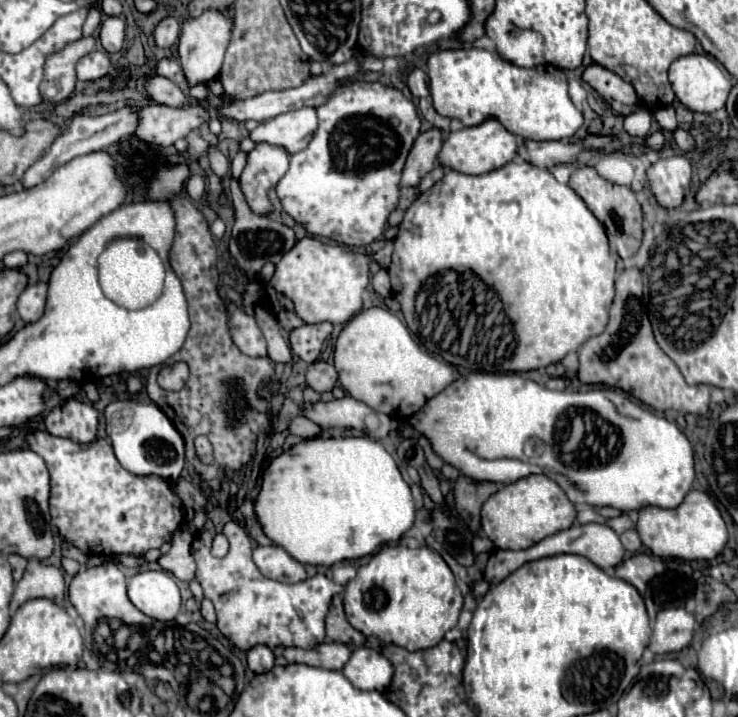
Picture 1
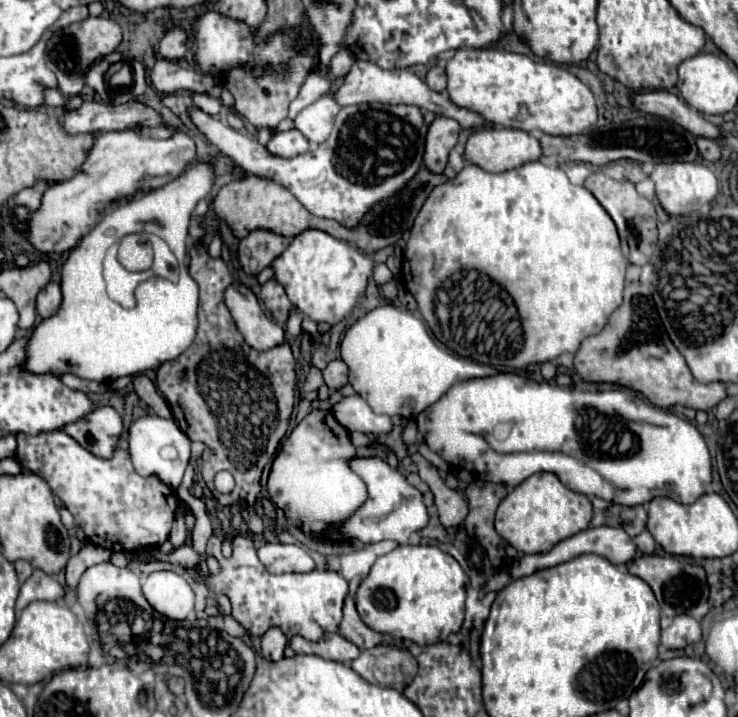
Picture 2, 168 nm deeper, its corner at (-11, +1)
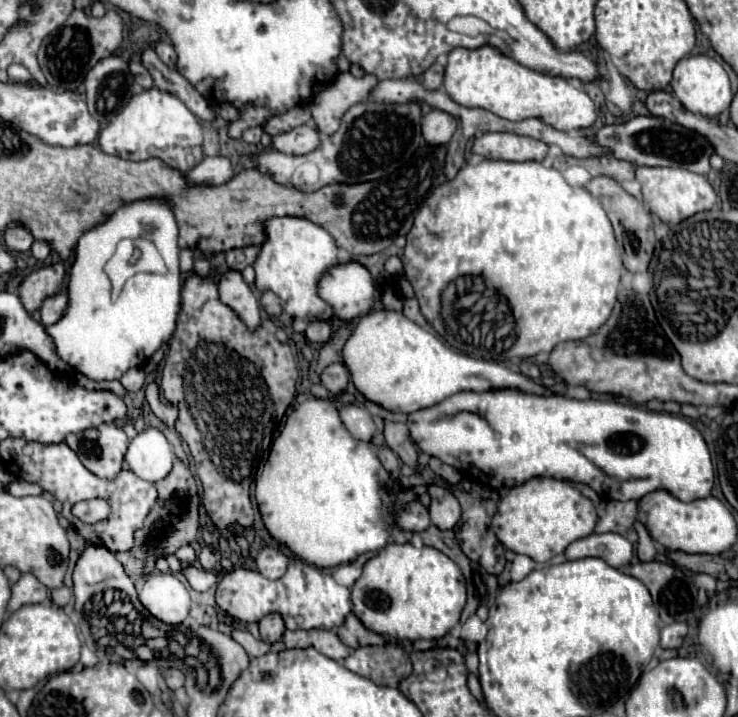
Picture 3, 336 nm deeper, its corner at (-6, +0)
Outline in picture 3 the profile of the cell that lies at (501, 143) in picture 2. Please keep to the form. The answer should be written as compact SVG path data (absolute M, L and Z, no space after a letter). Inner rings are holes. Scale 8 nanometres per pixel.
M483 133L475 137L473 153L503 161L543 161L547 145L543 141L515 133Z

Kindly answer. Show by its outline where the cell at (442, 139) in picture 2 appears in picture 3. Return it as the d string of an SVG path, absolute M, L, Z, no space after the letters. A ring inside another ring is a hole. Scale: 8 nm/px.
M431 109L423 117L423 137L425 137L425 141L429 145L445 145L445 143L449 143L455 129L457 129L457 121L449 113Z

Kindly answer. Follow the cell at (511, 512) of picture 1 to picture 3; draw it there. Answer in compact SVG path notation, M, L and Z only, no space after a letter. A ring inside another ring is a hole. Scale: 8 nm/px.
M535 477L513 487L497 507L491 521L491 529L497 539L513 553L531 557L537 563L547 563L555 555L563 553L569 543L593 533L597 513L593 503L581 495L569 481L553 477Z

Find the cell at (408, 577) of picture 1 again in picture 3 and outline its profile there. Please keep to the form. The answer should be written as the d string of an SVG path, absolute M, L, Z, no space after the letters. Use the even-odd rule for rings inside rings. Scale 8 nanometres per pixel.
M389 543L379 555L371 557L365 567L363 575L357 579L357 583L351 589L351 601L353 601L353 613L363 621L363 625L379 635L395 637L395 639L441 639L445 633L449 633L465 607L465 581L461 569L441 551L433 547L413 547L411 543L399 545Z

